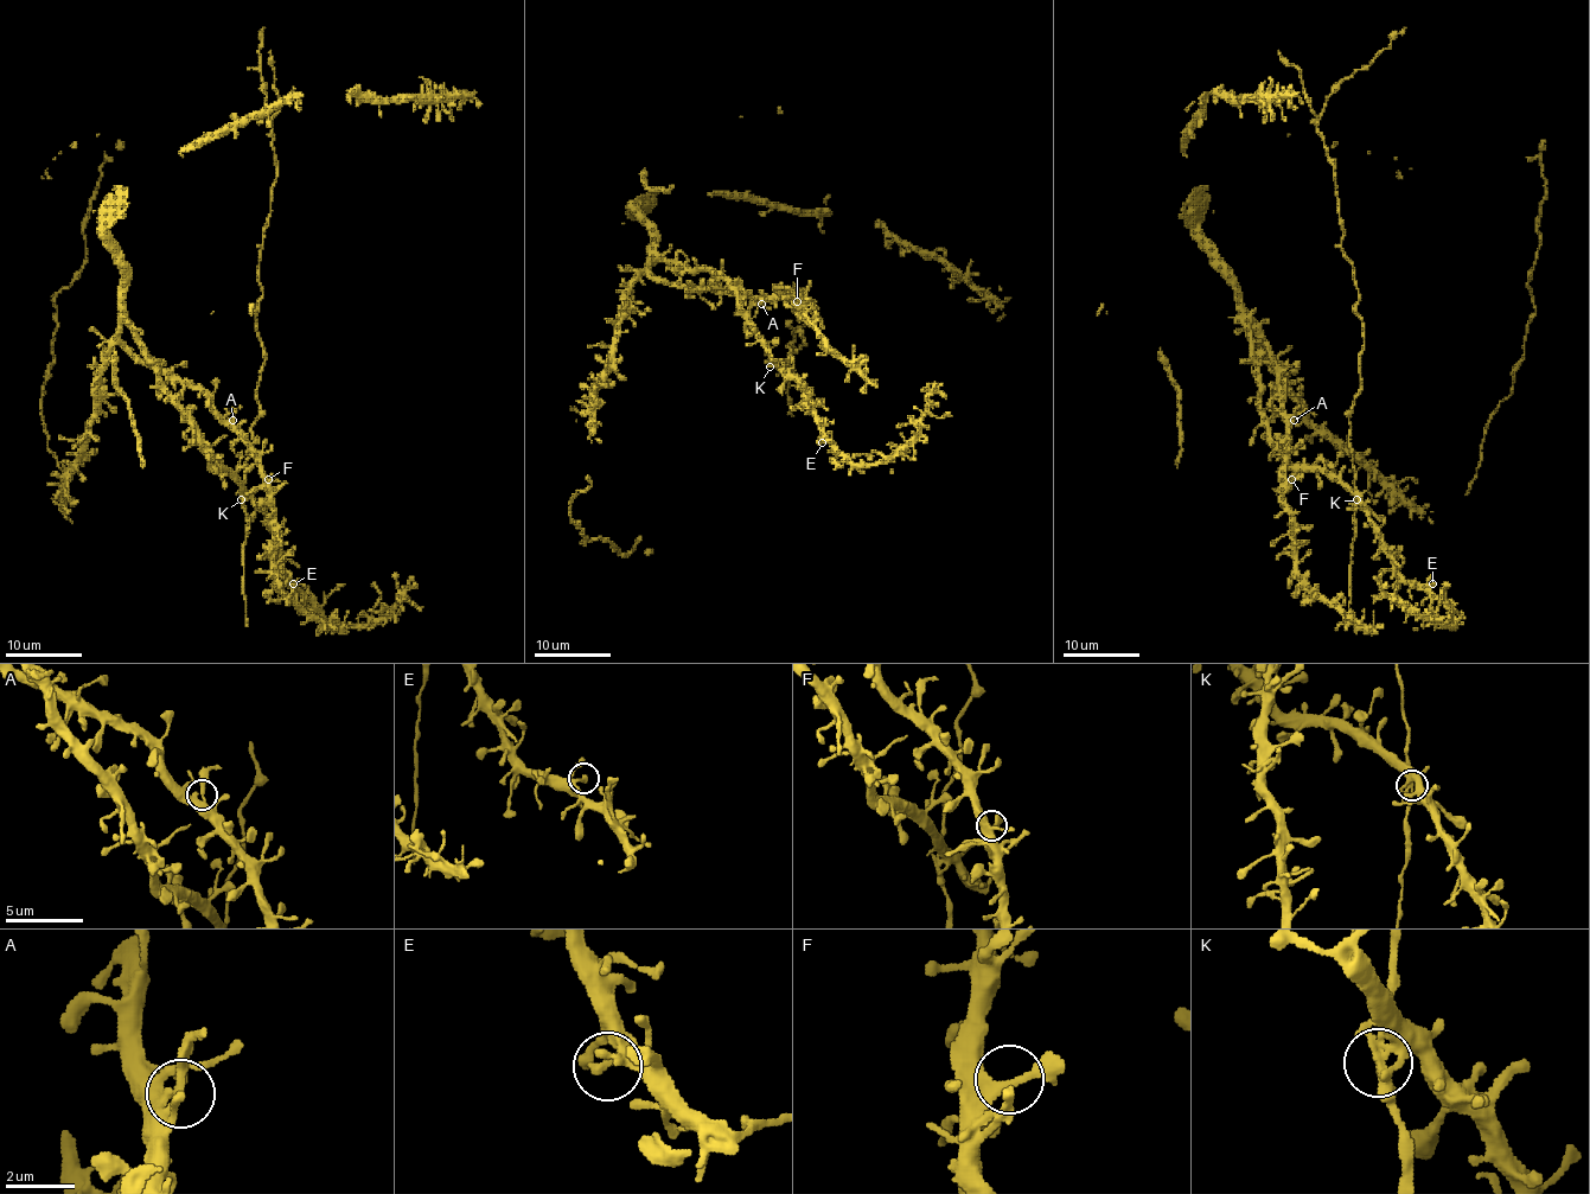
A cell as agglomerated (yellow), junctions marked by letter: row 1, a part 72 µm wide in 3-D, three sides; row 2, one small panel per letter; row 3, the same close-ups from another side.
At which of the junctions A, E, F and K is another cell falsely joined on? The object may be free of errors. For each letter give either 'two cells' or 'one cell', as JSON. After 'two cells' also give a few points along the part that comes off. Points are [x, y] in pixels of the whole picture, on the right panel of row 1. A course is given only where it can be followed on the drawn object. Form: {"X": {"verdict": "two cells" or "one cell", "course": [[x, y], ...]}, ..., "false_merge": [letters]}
{"A": {"verdict": "one cell"}, "E": {"verdict": "one cell"}, "F": {"verdict": "one cell"}, "K": {"verdict": "one cell"}, "false_merge": []}

